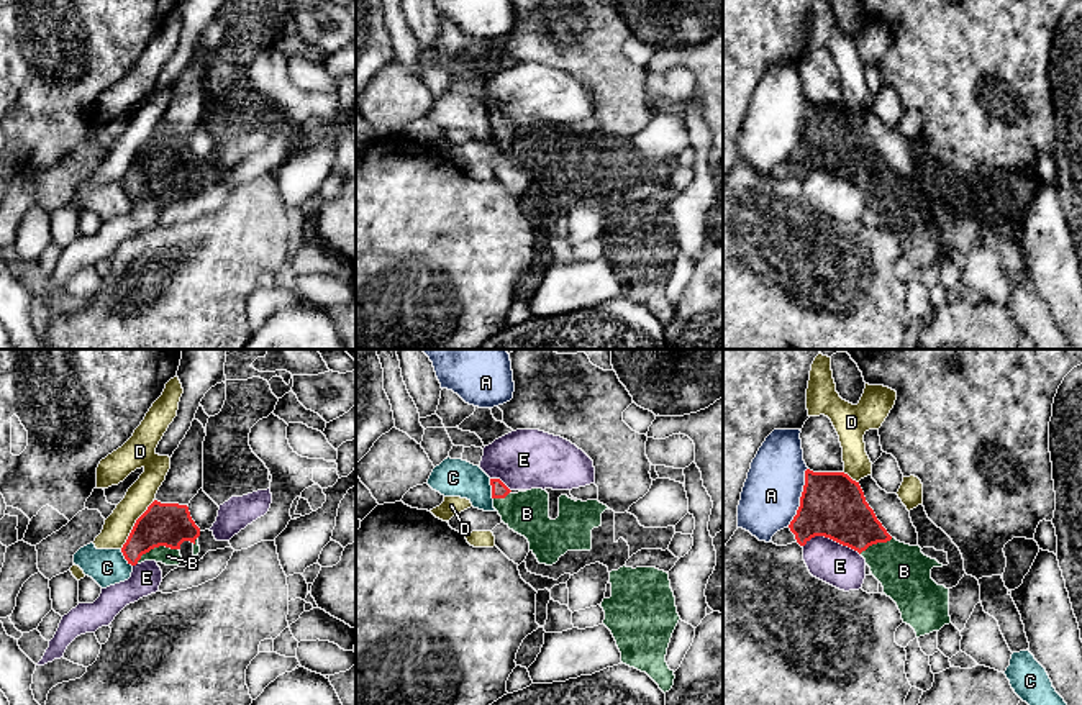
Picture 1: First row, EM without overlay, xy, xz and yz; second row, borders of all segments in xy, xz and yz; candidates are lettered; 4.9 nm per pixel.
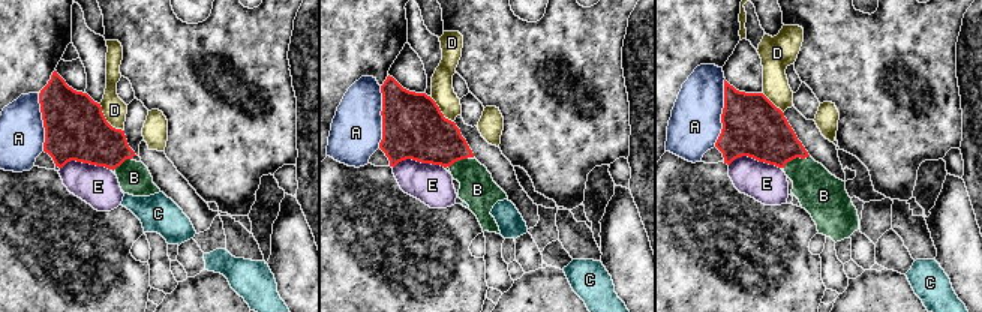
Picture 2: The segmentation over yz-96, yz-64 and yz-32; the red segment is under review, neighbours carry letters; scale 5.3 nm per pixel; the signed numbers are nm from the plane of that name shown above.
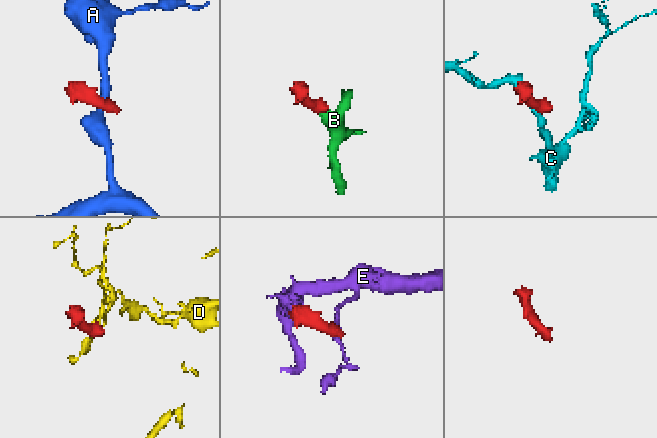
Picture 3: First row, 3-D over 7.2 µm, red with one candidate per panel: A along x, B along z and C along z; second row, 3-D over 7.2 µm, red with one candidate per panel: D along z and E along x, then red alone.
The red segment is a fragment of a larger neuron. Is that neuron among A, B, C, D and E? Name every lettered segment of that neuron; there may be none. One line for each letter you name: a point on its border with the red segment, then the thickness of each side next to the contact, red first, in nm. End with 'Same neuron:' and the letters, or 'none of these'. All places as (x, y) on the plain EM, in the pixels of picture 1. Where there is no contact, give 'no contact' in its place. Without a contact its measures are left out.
B: meets red in xy at (156, 179); 220 nm thick on the red side, 90 nm on the other
Same neuron: B

